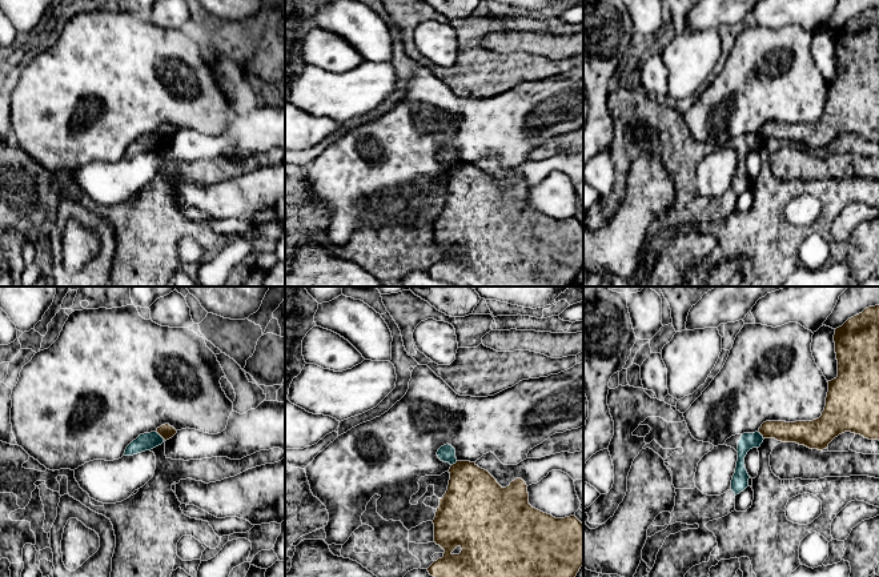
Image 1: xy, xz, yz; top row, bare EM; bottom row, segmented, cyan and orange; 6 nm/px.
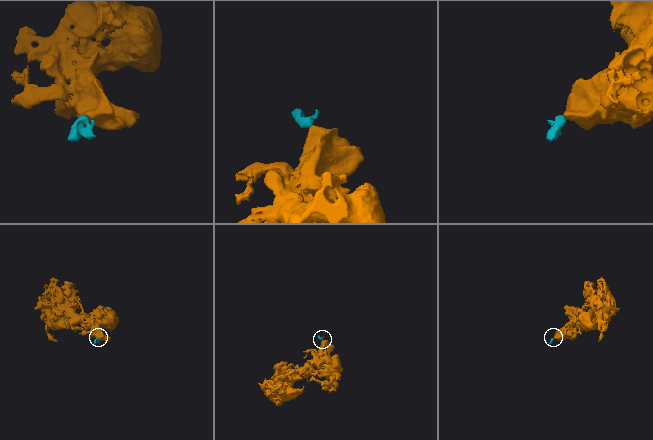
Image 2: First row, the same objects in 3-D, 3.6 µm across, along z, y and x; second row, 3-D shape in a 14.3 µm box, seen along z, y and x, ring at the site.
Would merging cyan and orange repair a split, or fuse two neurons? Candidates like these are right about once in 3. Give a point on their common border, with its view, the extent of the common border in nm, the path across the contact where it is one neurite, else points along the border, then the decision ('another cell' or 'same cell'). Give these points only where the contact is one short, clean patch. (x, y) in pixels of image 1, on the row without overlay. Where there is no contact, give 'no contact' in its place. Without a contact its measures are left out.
meets cyan in xy at (159, 136); contact 80 nm long; border along xy (156, 132), (164, 140); another cell

